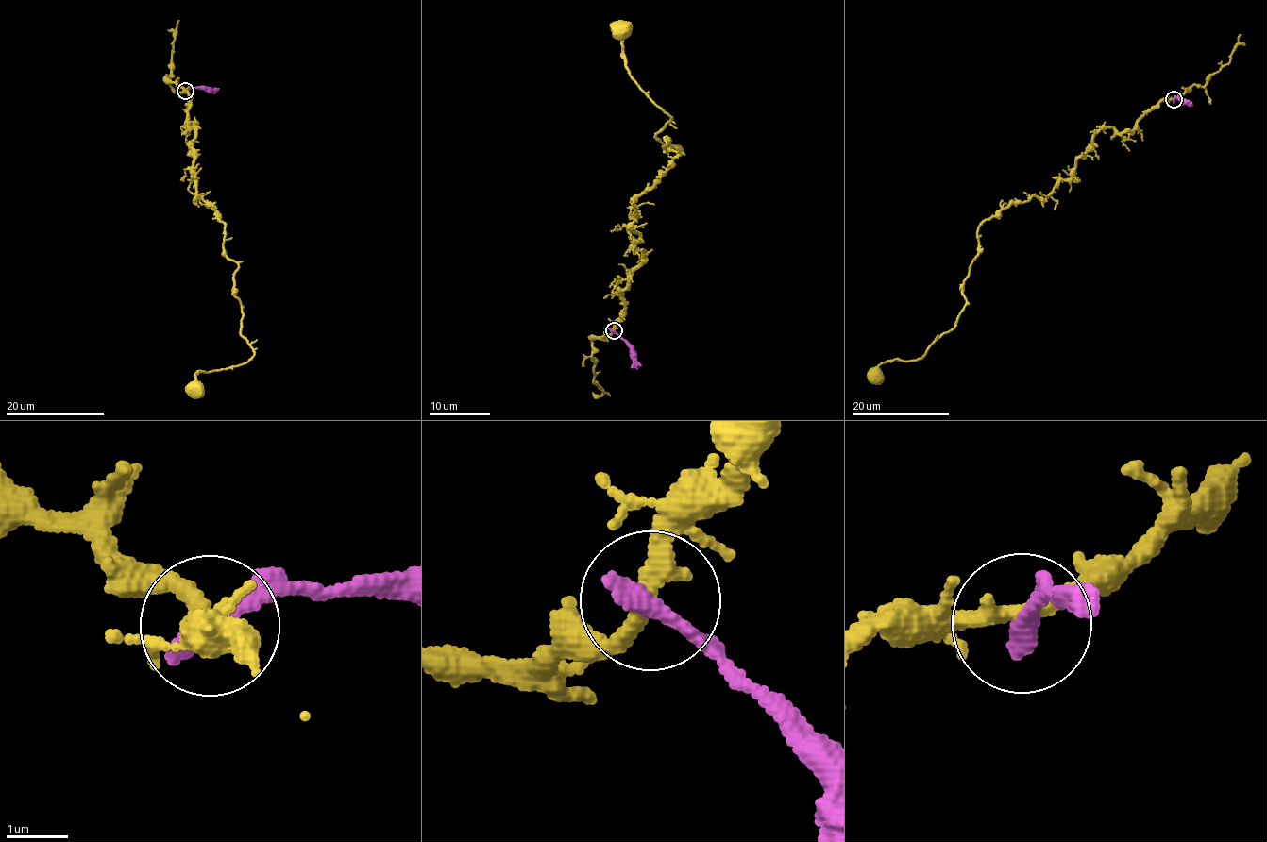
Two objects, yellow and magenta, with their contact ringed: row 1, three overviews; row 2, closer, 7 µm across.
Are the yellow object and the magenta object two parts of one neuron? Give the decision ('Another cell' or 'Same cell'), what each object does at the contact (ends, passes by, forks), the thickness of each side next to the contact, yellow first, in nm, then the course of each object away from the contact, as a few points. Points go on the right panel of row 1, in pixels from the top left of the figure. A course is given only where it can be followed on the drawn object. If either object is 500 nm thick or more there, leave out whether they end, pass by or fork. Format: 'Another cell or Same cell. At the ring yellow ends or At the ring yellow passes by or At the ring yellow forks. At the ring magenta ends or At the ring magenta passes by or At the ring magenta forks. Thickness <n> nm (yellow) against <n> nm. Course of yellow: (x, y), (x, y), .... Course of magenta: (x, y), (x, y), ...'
Another cell. At the ring yellow passes by. At the ring magenta ends. Thickness 280 nm (yellow) against 360 nm. Course of yellow: (1174, 99), (1132, 130), (1098, 131), (1047, 196), (978, 227), (955, 327), (922, 356), (878, 366), (875, 383). Course of magenta: (1174, 99), (1192, 101)

